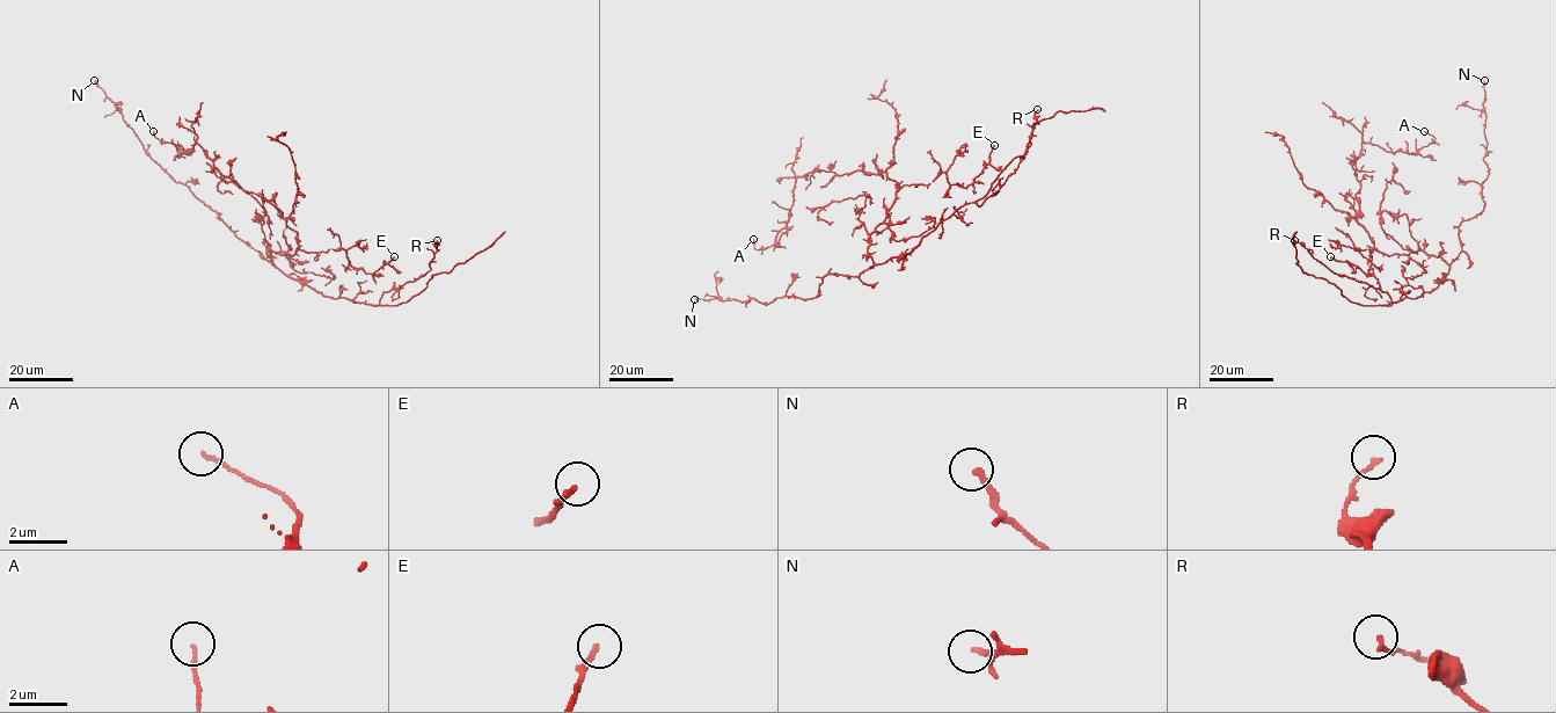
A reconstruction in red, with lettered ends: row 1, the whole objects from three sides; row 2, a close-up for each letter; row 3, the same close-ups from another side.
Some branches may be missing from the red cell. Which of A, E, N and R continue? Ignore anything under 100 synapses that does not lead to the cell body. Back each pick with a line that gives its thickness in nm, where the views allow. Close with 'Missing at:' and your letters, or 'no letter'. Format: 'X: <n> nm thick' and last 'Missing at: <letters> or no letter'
Missing at: no letter

